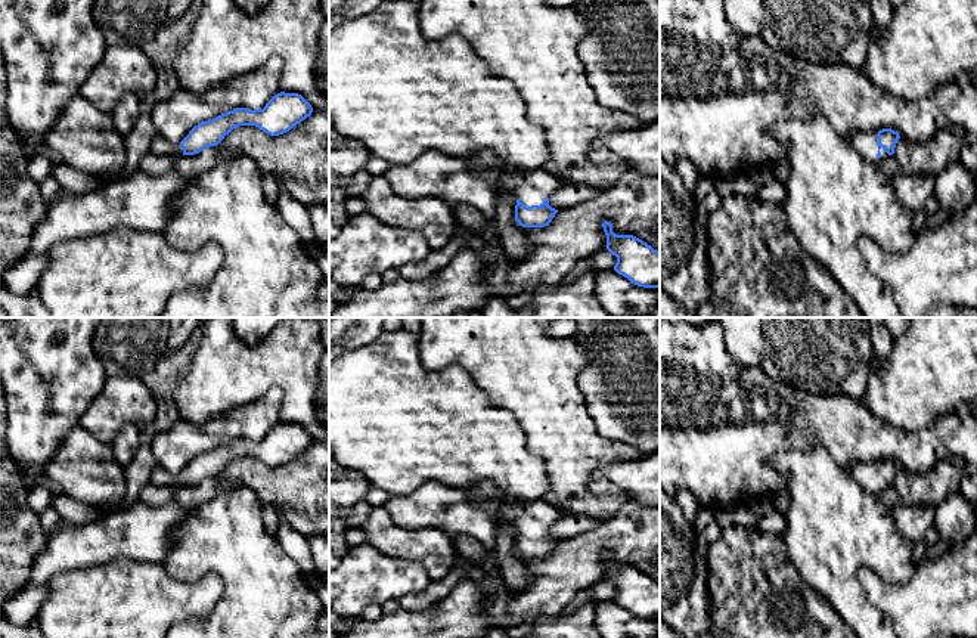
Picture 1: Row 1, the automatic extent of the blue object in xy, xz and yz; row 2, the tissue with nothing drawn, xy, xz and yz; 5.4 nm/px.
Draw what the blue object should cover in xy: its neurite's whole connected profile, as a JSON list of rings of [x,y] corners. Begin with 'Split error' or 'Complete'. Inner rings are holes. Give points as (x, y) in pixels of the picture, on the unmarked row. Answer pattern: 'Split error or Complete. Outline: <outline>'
Split error. Outline: [[[280,422],[263,440],[236,439],[199,453],[180,474],[170,474],[158,465],[152,471],[149,483],[158,487],[195,486],[205,478],[217,477],[239,456],[255,456],[270,467],[279,467],[294,459],[311,443],[311,436],[301,425]]]

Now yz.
Split error. Outline: [[[883,459],[880,462],[855,461],[846,468],[862,489],[874,495],[887,486],[893,486],[896,474],[900,470],[899,464],[891,459]]]

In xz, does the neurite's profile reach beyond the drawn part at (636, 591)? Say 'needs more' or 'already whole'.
already whole

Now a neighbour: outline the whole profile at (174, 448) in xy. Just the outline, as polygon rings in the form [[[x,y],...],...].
[[[272,387],[263,397],[204,424],[179,419],[168,430],[158,430],[151,447],[158,464],[170,474],[180,474],[202,452],[213,450],[236,439],[263,440],[282,422],[282,390]]]

